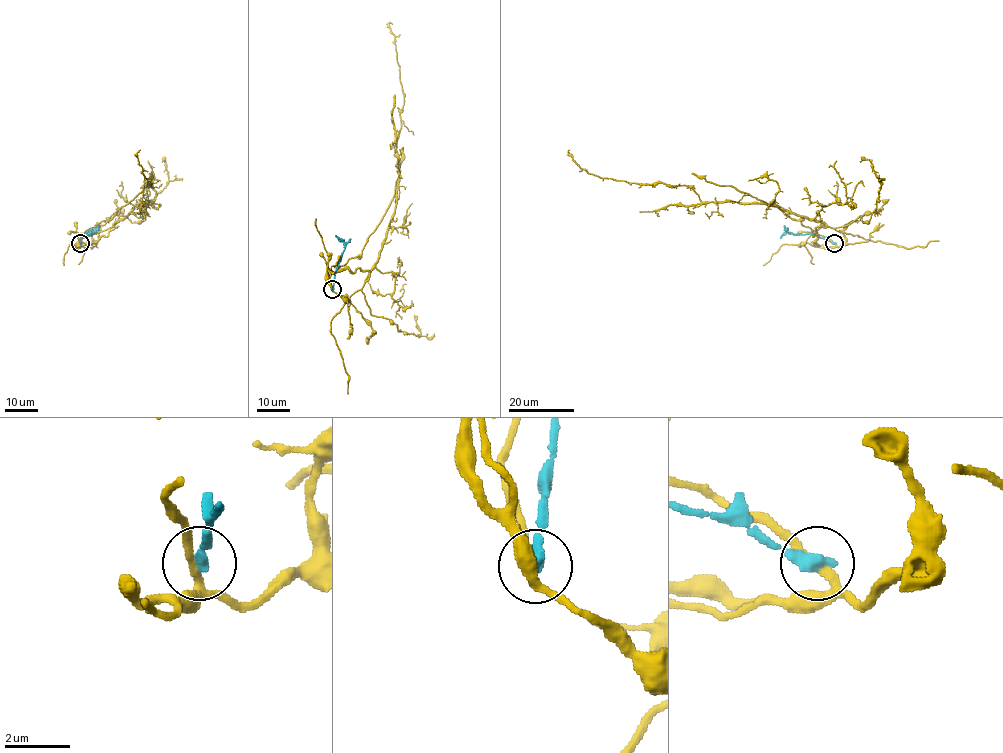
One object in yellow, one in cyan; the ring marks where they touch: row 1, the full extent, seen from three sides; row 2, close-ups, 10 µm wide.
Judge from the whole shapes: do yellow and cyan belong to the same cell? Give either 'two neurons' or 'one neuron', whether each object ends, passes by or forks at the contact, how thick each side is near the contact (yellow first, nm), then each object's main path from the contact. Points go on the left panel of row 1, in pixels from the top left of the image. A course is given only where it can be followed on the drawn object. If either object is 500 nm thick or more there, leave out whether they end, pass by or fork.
two neurons | yellow passes by | cyan ends | 280/400 nm | yellow via (80, 243), (87, 247), (94, 231), (111, 227), (146, 202), (142, 191), (152, 184), (139, 164), (140, 150) | cyan via (80, 243), (86, 234), (93, 234), (83, 238)

